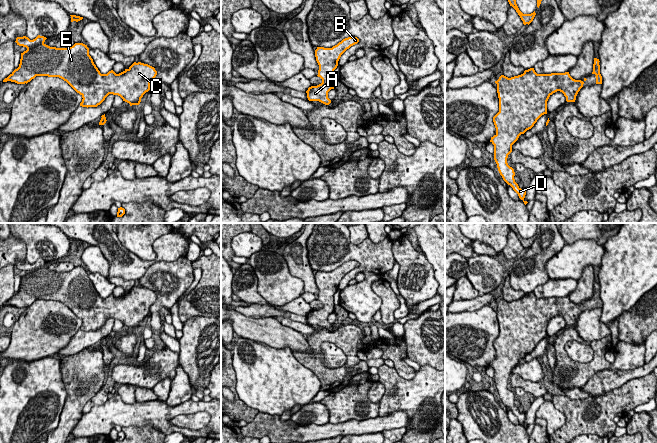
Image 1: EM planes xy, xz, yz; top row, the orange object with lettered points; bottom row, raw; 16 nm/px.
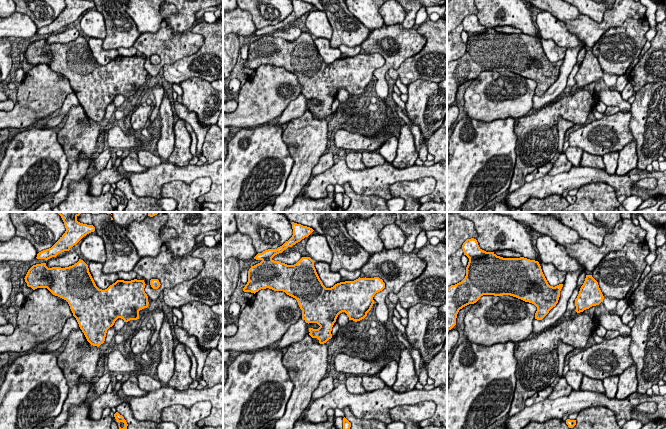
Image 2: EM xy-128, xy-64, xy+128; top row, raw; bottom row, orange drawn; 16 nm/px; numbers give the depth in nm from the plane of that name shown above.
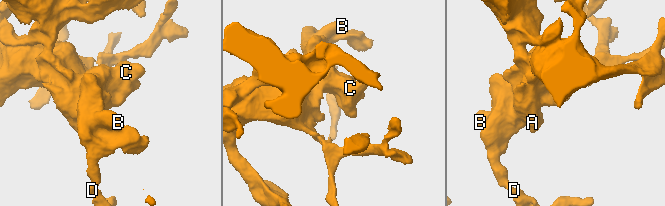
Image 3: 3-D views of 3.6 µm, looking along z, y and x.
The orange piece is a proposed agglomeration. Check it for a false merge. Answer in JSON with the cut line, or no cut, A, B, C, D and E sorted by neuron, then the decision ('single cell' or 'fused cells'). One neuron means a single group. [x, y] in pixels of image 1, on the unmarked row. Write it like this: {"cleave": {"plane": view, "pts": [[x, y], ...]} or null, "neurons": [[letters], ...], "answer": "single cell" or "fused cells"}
{"cleave": null, "neurons": [["A", "B", "C", "D", "E"]], "answer": "single cell"}

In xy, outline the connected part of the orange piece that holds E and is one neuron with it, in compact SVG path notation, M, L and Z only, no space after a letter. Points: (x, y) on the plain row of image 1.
M38 259L30 264L28 261L17 261L16 267L26 271L21 277L20 288L3 306L11 305L17 308L27 308L36 300L59 301L66 305L77 317L82 320L82 331L97 331L109 318L120 320L123 325L132 329L139 329L143 319L150 314L150 307L156 301L154 291L141 286L134 286L128 293L116 298L113 294L101 298L93 283L89 279L89 272L83 267L75 267L69 272L56 272L46 269L47 262Z

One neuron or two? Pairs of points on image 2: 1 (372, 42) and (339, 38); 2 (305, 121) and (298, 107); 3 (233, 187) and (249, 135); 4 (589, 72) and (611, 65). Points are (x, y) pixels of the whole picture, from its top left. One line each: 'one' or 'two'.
1: two
2: two
3: one
4: two

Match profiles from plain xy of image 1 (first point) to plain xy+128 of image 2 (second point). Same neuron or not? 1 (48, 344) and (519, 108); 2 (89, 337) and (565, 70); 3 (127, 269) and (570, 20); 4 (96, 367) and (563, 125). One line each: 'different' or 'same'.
1: same
2: same
3: same
4: different

